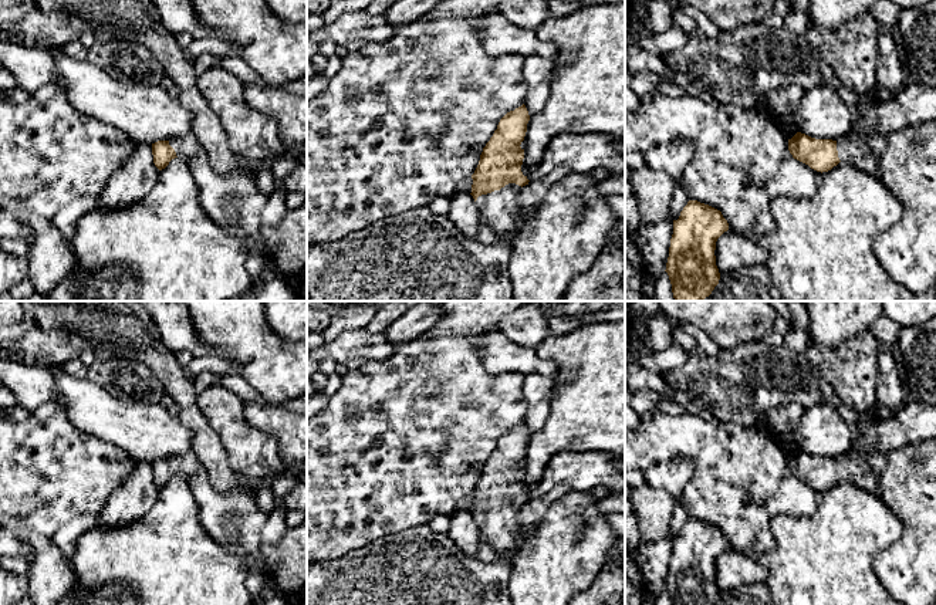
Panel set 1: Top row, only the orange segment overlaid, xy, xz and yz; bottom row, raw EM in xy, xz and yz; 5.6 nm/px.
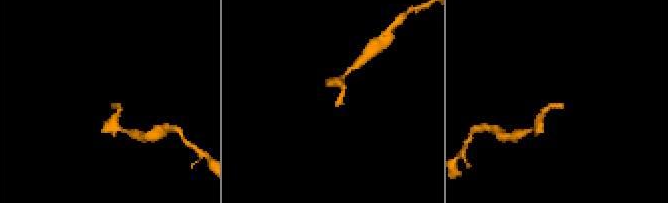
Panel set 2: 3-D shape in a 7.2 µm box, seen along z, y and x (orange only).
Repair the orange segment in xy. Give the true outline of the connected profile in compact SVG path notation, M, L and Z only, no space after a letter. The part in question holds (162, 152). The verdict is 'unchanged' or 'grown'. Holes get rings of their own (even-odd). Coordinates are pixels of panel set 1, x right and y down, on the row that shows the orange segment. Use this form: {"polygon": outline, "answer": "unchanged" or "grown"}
{"polygon": "M193 133L152 143L152 155L159 170L175 158L189 162L200 205L223 231L234 237L253 237L259 233L268 196L257 187L256 175L217 175Z", "answer": "grown"}

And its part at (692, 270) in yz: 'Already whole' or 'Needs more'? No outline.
Already whole

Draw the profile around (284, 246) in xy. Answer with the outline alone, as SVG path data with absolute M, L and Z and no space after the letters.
M307 196L298 209L287 212L280 224L263 224L257 234L247 239L244 247L247 253L261 251L297 298L307 301Z

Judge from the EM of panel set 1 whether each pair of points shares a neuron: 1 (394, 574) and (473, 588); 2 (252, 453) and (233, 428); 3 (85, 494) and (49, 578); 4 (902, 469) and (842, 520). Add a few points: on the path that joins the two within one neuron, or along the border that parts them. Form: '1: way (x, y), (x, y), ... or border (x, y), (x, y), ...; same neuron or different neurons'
1: way (414, 588), (453, 588); same neuron
2: way (247, 448), (235, 433); same neuron
3: border (51, 538), (24, 533), (31, 546), (26, 558); different neurons
4: border (878, 496), (899, 521); different neurons

